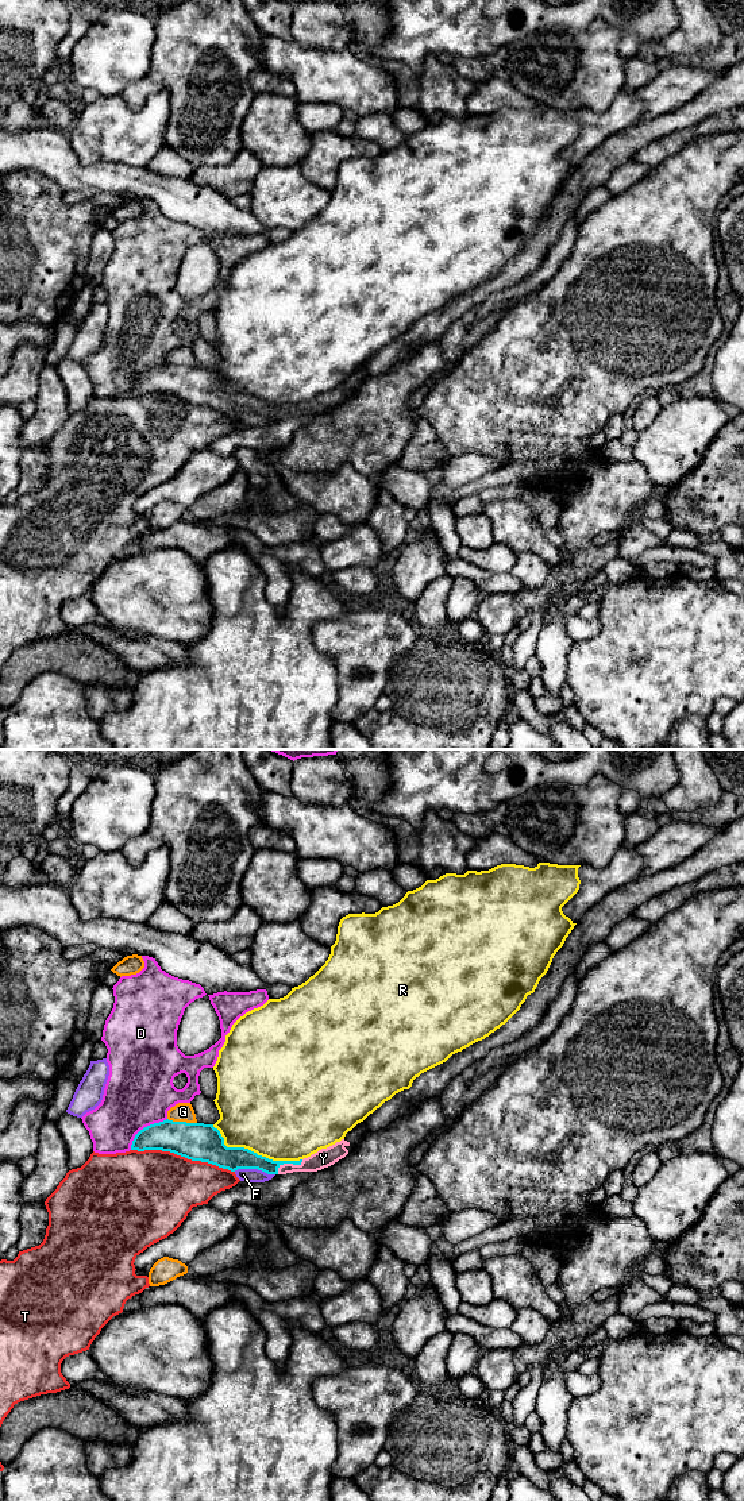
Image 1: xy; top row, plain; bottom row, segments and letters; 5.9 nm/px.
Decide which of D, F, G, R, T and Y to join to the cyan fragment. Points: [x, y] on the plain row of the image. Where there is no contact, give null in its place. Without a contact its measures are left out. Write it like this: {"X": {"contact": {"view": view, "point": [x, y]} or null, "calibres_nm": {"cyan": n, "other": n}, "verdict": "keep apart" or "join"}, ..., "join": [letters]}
{"D": {"contact": {"view": "xy", "point": [145, 371]}, "calibres_nm": {"cyan": 200, "other": 420}, "verdict": "keep apart"}, "F": {"contact": {"view": "xy", "point": [254, 412]}, "calibres_nm": {"cyan": 140, "other": 80}, "verdict": "keep apart"}, "G": {"contact": {"view": "xy", "point": [182, 366]}, "calibres_nm": {"cyan": 220, "other": 110}, "verdict": "keep apart"}, "R": {"contact": {"view": "xy", "point": [253, 396]}, "calibres_nm": {"cyan": 170, "other": 500}, "verdict": "keep apart"}, "T": {"contact": {"view": "xy", "point": [182, 400]}, "calibres_nm": {"cyan": 220, "other": 460}, "verdict": "keep apart"}, "Y": {"contact": {"view": "xy", "point": [288, 406]}, "calibres_nm": {"cyan": 120, "other": 110}, "verdict": "join"}, "join": ["Y"]}

